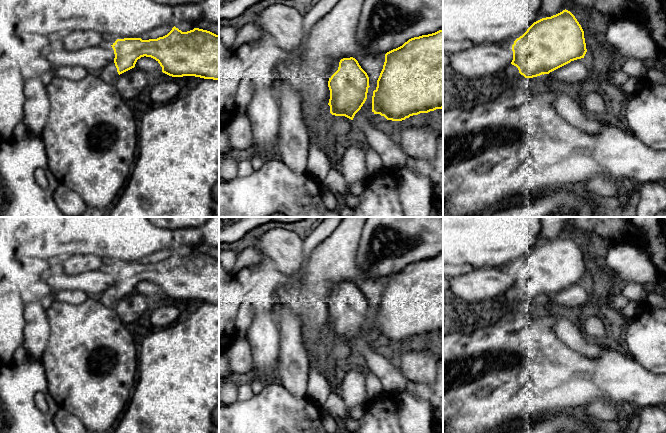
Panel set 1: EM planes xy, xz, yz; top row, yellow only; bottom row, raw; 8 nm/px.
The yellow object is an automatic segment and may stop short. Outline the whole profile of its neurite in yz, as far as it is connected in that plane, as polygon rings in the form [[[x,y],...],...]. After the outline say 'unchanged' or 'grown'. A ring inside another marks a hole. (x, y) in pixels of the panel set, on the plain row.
[[[568,234],[534,246],[512,269],[513,284],[503,295],[506,302],[533,302],[584,282],[584,255]]]; grown

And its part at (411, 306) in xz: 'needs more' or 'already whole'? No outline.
already whole

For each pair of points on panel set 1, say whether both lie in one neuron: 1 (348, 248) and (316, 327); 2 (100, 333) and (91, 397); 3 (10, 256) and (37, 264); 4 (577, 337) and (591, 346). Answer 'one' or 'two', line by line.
1: one
2: one
3: one
4: one

